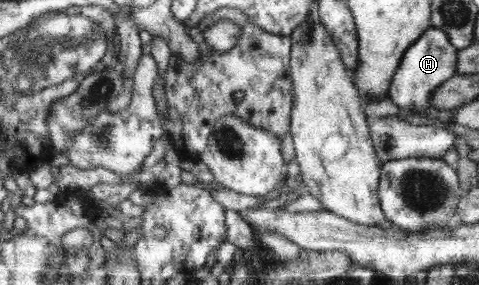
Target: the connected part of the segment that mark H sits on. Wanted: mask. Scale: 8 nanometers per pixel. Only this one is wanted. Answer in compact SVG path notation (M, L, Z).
M429 27L417 41L410 46L400 60L398 69L390 80L388 97L405 113L414 109L422 111L430 107L433 91L456 75L459 48L454 47L445 31Z

